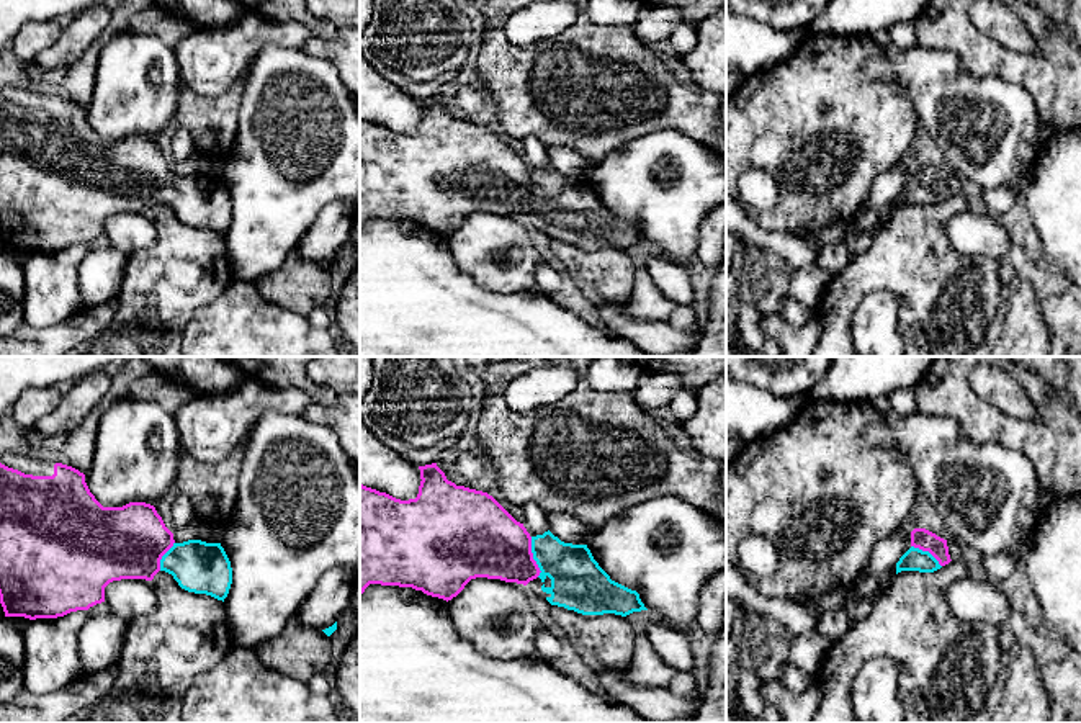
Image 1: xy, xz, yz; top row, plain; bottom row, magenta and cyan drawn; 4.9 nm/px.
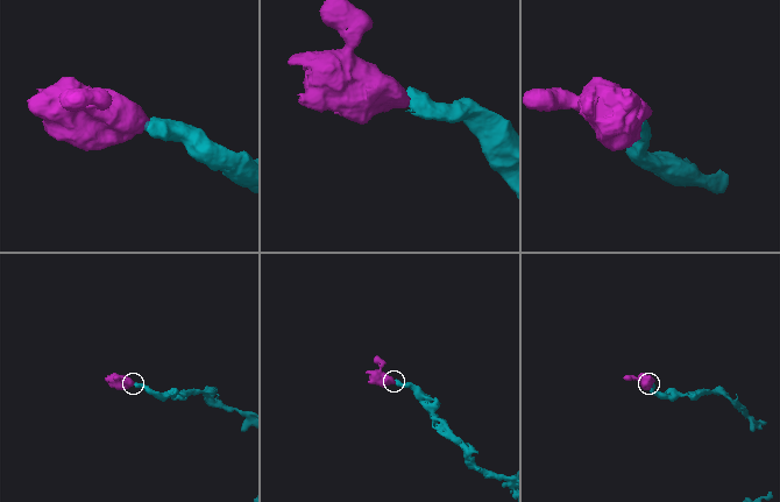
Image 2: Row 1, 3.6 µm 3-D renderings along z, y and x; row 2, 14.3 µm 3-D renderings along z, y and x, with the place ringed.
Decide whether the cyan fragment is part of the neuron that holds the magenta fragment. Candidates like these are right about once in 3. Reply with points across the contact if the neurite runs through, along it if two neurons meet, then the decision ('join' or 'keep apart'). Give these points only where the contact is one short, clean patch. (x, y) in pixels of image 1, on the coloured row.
way xz (484, 540), (514, 556), (532, 556), (551, 556), (576, 578); join

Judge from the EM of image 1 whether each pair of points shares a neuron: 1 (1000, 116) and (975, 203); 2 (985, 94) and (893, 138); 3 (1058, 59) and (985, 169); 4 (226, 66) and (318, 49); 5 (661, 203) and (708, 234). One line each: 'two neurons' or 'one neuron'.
1: two neurons
2: two neurons
3: two neurons
4: two neurons
5: two neurons

